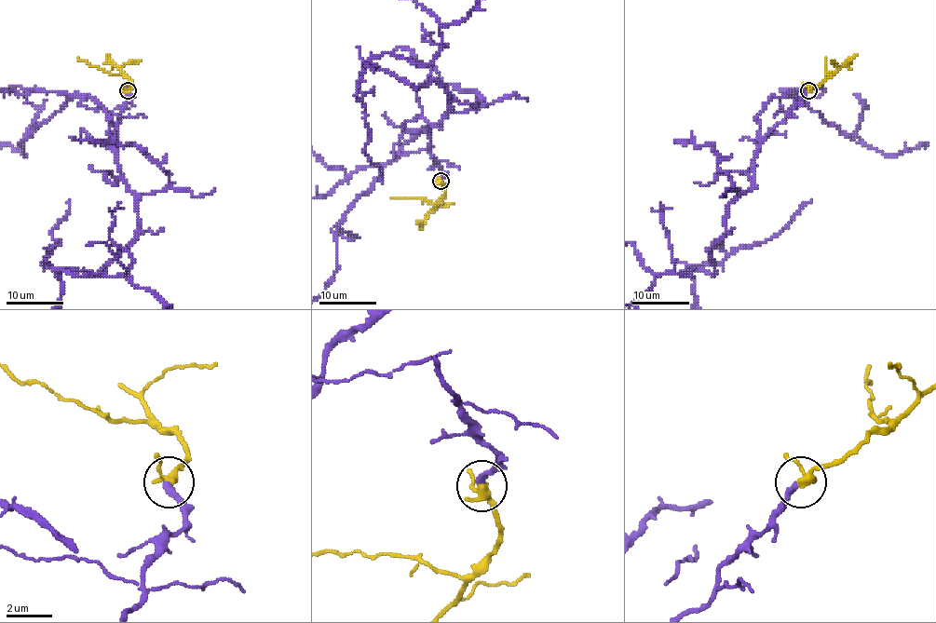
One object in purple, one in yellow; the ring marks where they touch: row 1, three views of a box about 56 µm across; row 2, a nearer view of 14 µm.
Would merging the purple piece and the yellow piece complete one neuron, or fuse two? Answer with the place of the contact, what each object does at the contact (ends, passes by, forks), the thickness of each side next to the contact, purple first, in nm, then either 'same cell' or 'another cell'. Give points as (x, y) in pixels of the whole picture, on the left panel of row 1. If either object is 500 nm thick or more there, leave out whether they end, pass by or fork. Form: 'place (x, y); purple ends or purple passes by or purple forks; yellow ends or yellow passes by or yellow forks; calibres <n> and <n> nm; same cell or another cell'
place (128, 90); purple ends; yellow passes by; calibres 280 and 320 nm; same cell

